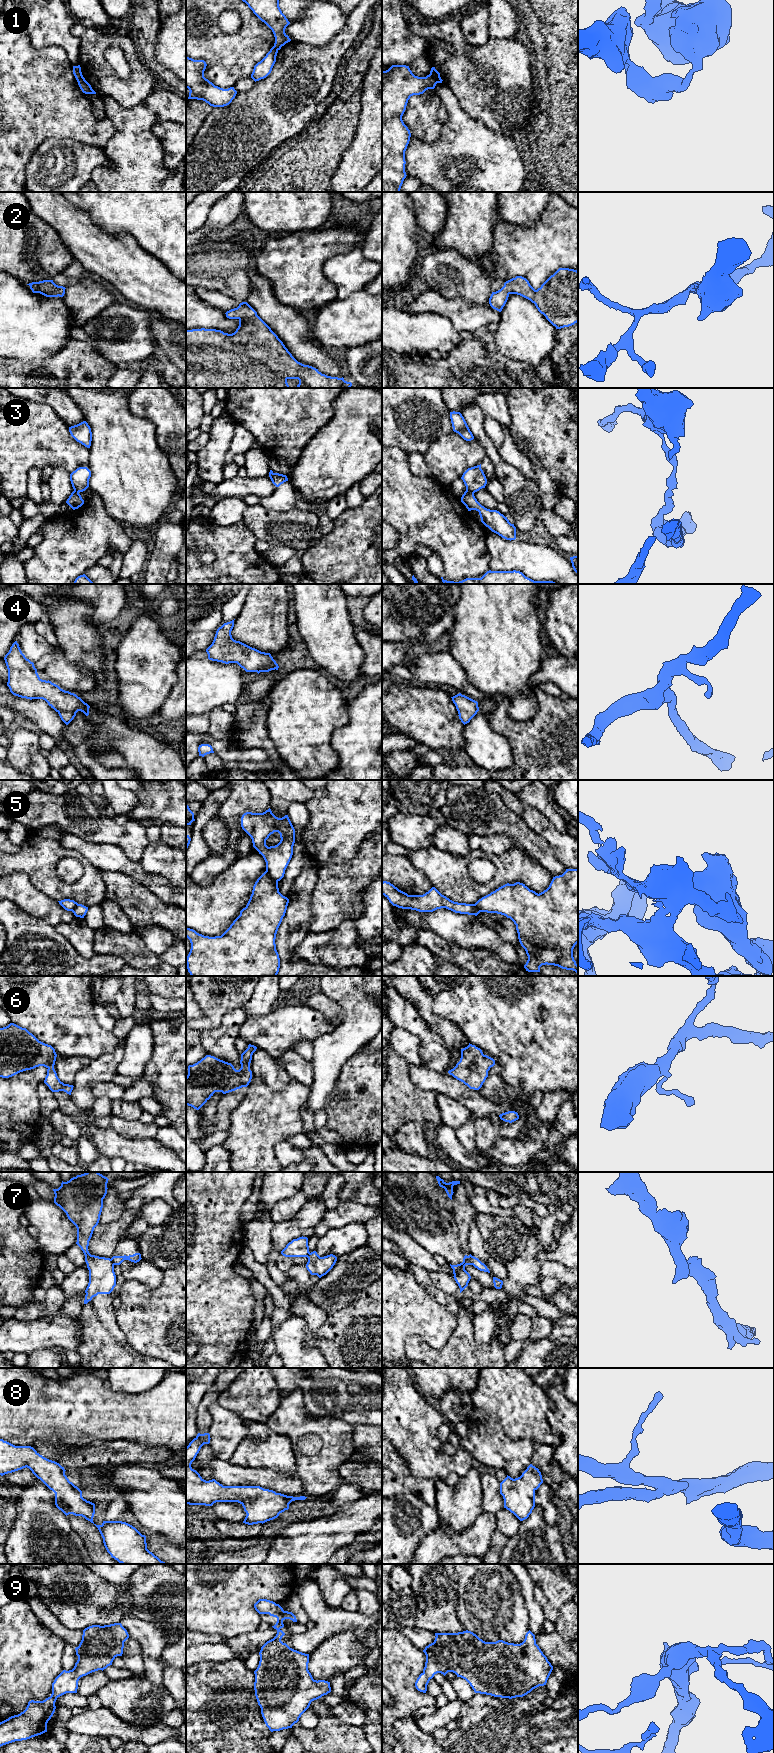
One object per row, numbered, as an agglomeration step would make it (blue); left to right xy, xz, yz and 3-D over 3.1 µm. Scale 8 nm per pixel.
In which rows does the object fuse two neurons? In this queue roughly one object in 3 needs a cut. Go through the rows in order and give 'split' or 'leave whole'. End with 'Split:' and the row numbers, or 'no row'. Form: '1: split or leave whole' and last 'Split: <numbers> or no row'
1: split
2: leave whole
3: split
4: leave whole
5: split
6: leave whole
7: split
8: leave whole
9: leave whole
Split: 1, 3, 5, 7

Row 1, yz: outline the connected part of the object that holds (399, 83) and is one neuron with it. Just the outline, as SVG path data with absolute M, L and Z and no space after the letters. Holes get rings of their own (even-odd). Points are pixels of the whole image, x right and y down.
M392 65L382 71L382 192L400 192L405 172L405 151L410 141L411 133L404 124L402 116L408 100L413 95L423 94L428 89L434 89L437 82L430 75L415 76L406 65Z

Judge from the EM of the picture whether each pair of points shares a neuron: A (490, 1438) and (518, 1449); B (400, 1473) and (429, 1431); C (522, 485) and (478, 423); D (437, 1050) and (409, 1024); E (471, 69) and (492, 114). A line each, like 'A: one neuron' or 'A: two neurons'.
A: one neuron
B: two neurons
C: one neuron
D: one neuron
E: one neuron

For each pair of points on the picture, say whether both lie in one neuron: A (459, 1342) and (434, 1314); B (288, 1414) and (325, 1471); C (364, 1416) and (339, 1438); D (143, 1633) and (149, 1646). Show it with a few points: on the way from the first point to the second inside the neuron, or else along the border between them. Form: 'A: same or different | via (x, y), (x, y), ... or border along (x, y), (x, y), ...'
A: different | border along (457, 1314), (457, 1326), (448, 1342), (434, 1348)
B: same | via (300, 1428), (300, 1436), (319, 1457)
C: different | border along (330, 1416), (341, 1418), (352, 1425)
D: same | via (146, 1636), (149, 1639), (149, 1643)

